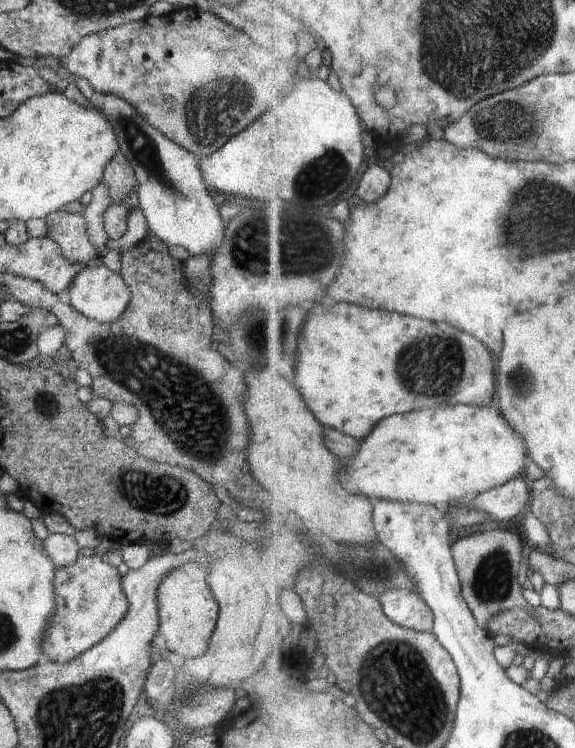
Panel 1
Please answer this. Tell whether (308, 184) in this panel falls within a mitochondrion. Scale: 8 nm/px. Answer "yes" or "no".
yes

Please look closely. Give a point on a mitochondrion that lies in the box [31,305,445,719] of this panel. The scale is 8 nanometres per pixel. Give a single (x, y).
(181, 403)

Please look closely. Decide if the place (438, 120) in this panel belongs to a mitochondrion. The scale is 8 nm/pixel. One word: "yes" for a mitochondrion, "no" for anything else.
no

